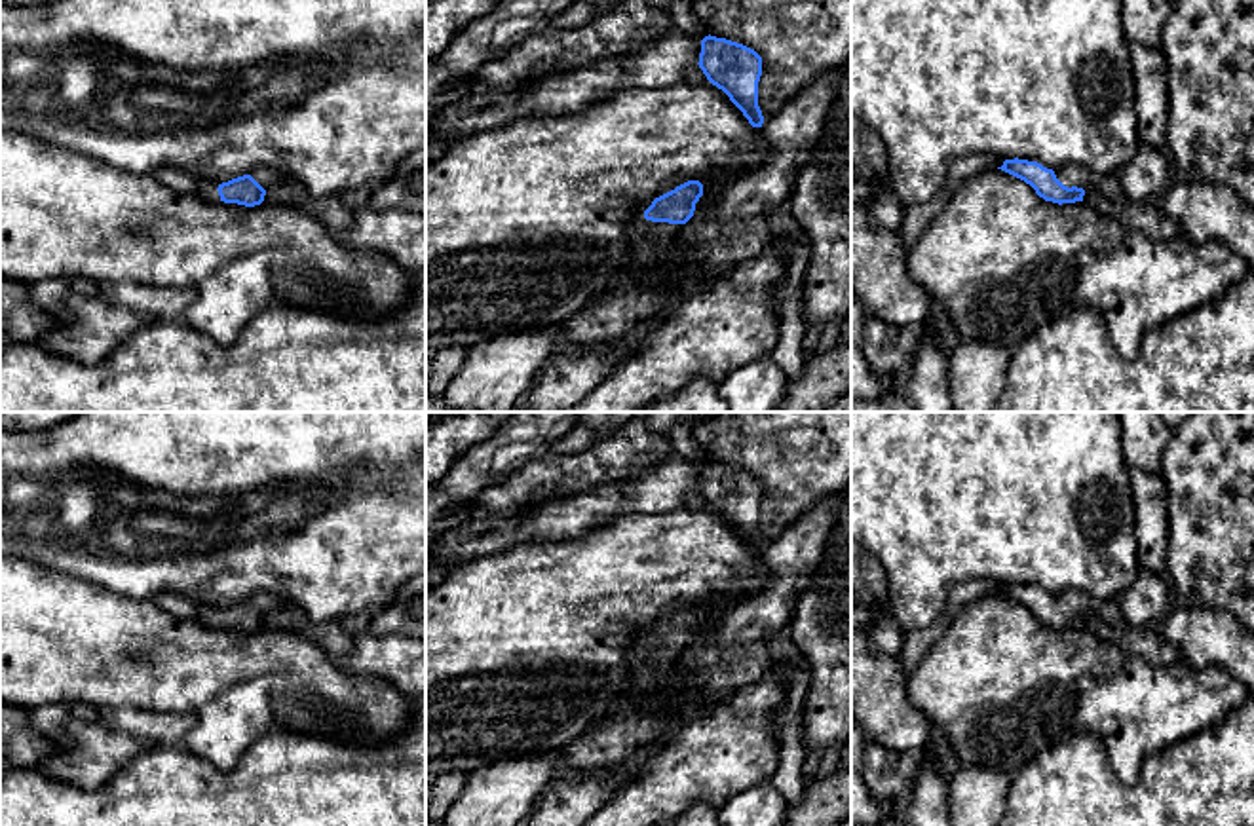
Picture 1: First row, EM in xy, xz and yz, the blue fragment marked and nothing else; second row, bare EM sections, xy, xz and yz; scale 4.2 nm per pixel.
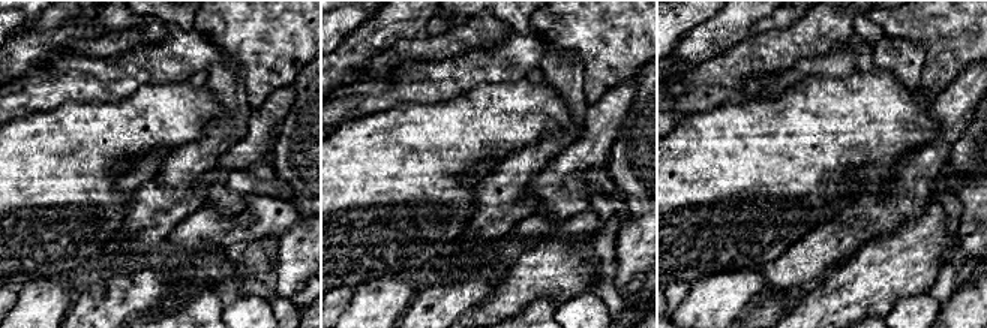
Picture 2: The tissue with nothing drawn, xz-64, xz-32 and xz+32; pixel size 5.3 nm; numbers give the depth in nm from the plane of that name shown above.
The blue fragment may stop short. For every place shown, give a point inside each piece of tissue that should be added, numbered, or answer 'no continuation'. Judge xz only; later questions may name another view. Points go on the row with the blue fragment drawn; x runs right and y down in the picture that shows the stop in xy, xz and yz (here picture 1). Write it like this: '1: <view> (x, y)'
1: xz (656, 247)

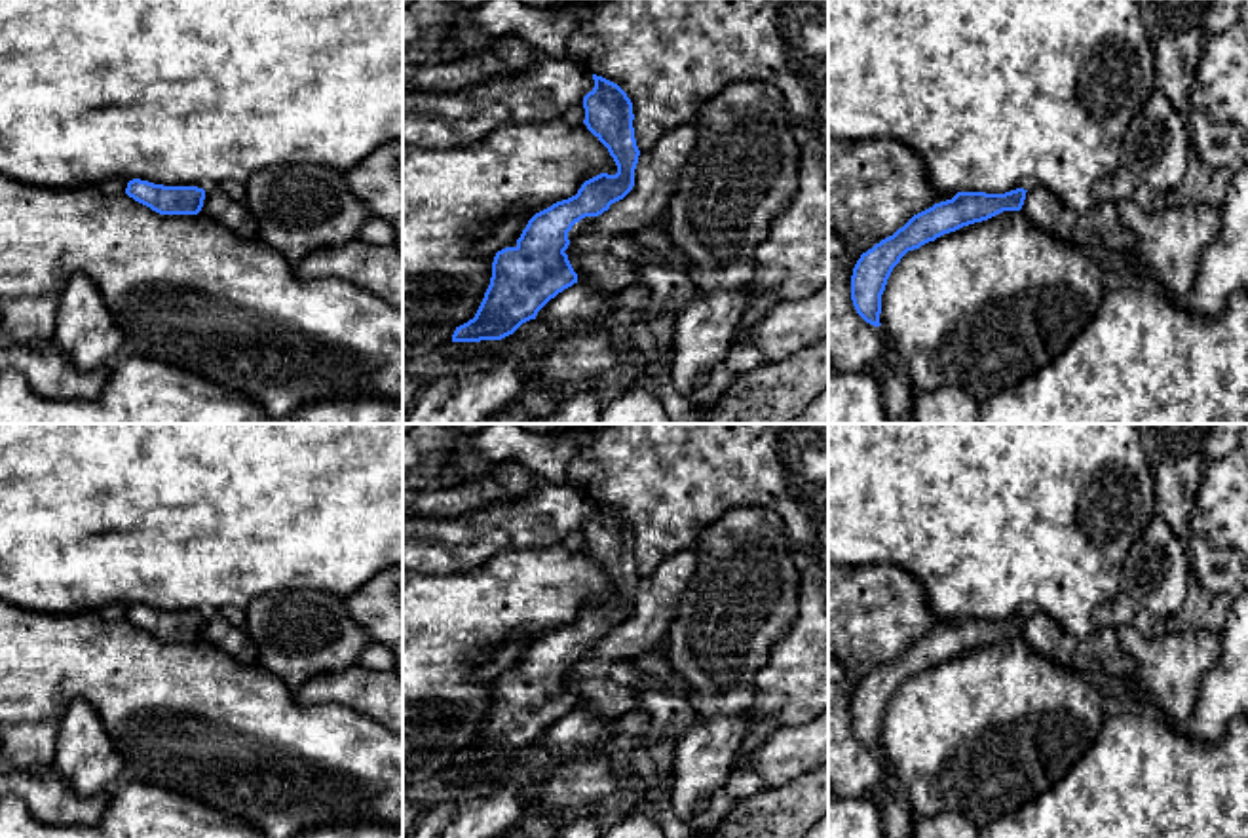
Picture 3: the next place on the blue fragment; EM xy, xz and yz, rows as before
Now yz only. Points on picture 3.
no continuation

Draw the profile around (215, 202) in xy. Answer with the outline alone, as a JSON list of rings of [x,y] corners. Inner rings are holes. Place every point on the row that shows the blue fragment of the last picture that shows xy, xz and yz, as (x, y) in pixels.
[[[218,186],[205,190],[205,200],[199,213],[217,219],[241,239],[256,239],[258,236],[256,220],[245,203],[232,201]]]

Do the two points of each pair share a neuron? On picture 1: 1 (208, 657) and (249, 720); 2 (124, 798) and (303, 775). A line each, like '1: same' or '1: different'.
1: different
2: same

